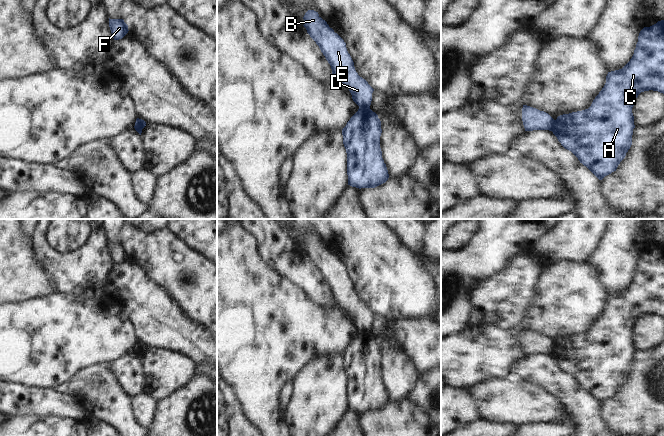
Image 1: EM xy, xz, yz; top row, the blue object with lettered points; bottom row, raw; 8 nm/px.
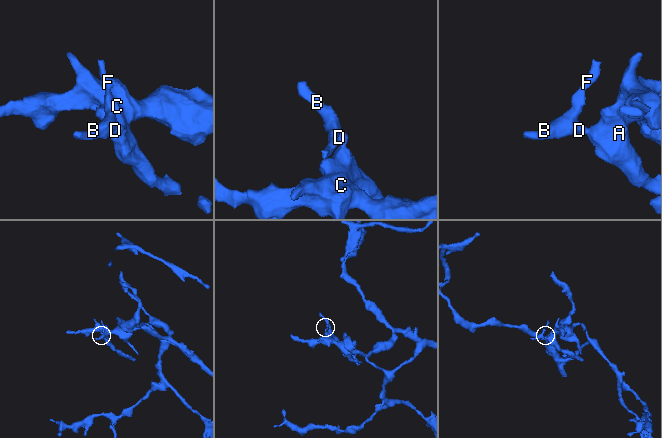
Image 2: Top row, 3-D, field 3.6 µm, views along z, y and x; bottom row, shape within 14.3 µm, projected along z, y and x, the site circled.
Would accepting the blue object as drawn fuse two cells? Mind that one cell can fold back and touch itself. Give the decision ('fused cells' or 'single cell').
fused cells

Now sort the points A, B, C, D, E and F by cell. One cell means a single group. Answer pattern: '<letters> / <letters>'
A C / B D E F

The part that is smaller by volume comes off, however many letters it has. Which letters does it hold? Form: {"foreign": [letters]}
{"foreign": ["B", "D", "E", "F"]}

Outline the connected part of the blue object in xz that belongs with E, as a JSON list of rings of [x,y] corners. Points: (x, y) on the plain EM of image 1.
[[[308,234],[303,243],[303,250],[330,288],[332,299],[337,306],[349,313],[353,325],[359,331],[370,332],[374,313],[356,296],[344,264],[329,251],[318,236]]]

